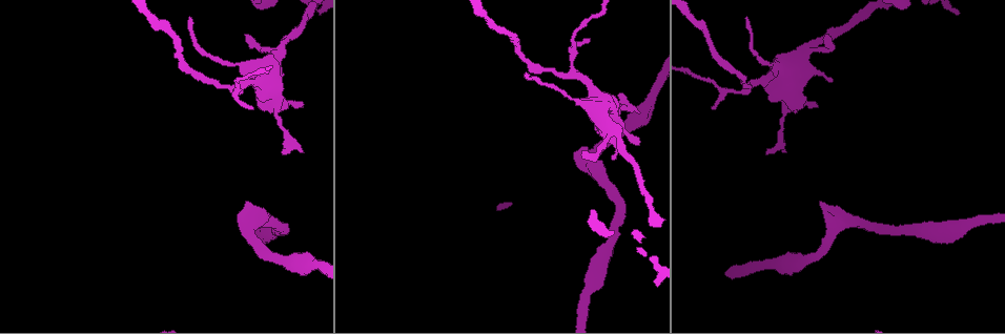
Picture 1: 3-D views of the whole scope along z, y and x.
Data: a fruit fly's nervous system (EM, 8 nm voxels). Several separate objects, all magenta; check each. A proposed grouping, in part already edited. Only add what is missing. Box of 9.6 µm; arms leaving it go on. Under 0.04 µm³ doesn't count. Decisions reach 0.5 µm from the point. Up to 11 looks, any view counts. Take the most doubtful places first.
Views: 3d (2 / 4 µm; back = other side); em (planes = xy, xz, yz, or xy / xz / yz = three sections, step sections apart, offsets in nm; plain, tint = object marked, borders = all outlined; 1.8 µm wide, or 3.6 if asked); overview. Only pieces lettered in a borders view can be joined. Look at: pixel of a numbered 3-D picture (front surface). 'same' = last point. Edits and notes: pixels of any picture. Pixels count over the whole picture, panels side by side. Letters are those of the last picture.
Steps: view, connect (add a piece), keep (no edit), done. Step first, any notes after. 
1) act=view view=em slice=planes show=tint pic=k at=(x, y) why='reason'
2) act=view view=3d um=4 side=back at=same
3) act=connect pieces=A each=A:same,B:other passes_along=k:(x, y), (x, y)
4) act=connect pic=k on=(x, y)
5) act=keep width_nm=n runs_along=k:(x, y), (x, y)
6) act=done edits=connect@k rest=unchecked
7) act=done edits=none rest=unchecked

act=view view=em slice=xy step=4 show=borders pic=1 at=(803, 100)

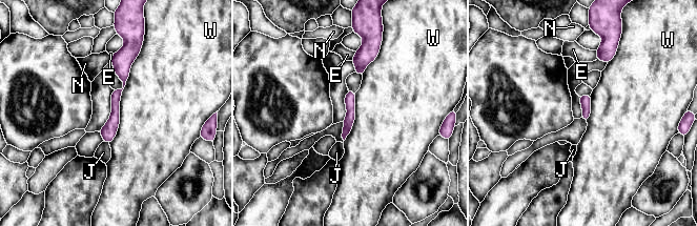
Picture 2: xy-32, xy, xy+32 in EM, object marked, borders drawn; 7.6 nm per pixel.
act=view view=em slice=planes show=borders at=same why='another direction'

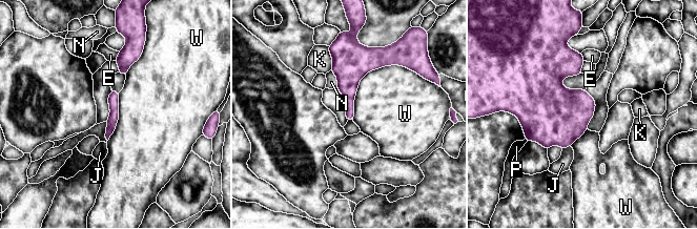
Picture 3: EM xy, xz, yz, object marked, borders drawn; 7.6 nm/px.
act=keep each=E:other,J:other,K:other,N:other,P:other,W:other border=3:(408, 68), (368, 71), (352, 120) found='no lettered piece goes on from it'

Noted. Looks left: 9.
act=view view=3d um=4 pic=1 at=(618, 96) why='free end'

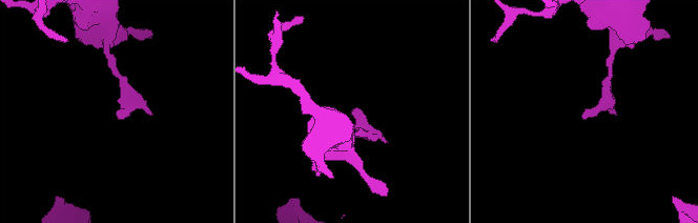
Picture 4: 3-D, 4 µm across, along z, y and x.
act=view view=em um=3.6 slice=planes show=borders pic=4 at=(118, 117)

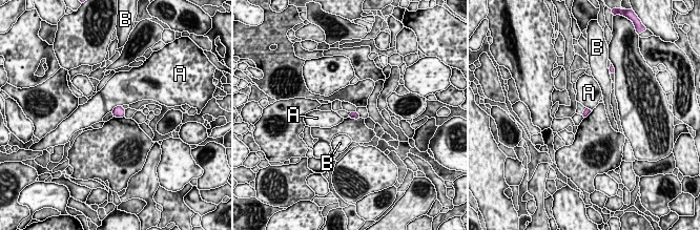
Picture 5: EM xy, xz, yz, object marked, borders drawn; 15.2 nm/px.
act=keep each=A:other,B:other border=5:(121, 105), (117, 105), (111, 111) found='no lettered piece goes on from it'

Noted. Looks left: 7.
act=view view=em slice=planes show=borders pic=1 at=(584, 152) why='branch stops here'

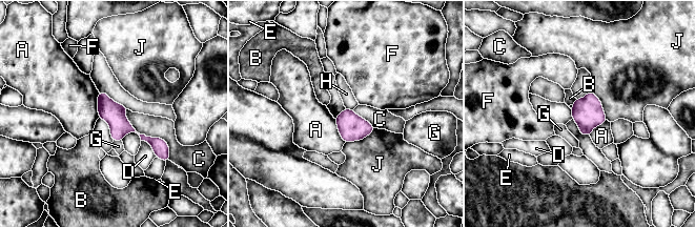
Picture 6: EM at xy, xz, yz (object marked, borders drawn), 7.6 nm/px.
act=keep each=A:other,B:other,C:other,D:other,E:other,F:other,G:other,H:other,J:other runs_along=6:(101, 95), (127, 127), (164, 150) found='no lettered piece goes on from it'

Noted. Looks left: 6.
act=view view=em slice=xy step=16 show=tint pic=1 at=(246, 202)

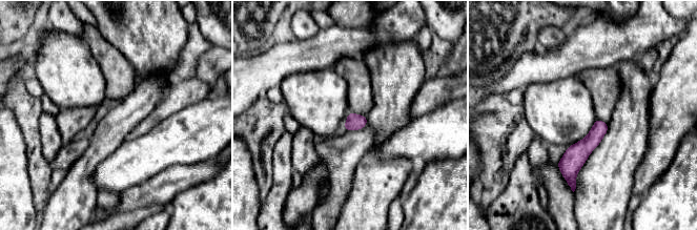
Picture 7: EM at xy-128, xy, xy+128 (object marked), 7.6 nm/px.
act=view view=em slice=planes show=borders at=same

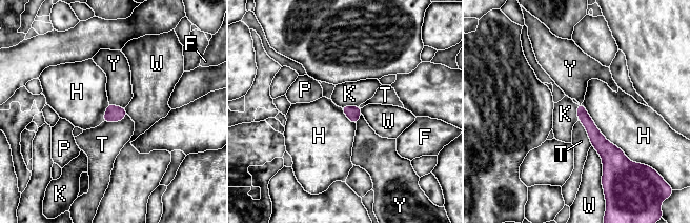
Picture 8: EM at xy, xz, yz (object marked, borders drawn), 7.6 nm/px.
act=keep longest_contact=H:600nm each=F:other,H:other,K:other,P:other,T:other,W:other,Y:other runs_along=8:(580, 107), (613, 163) found='none of them fits'

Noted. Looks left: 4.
act=done edits=none rest=unchecked

